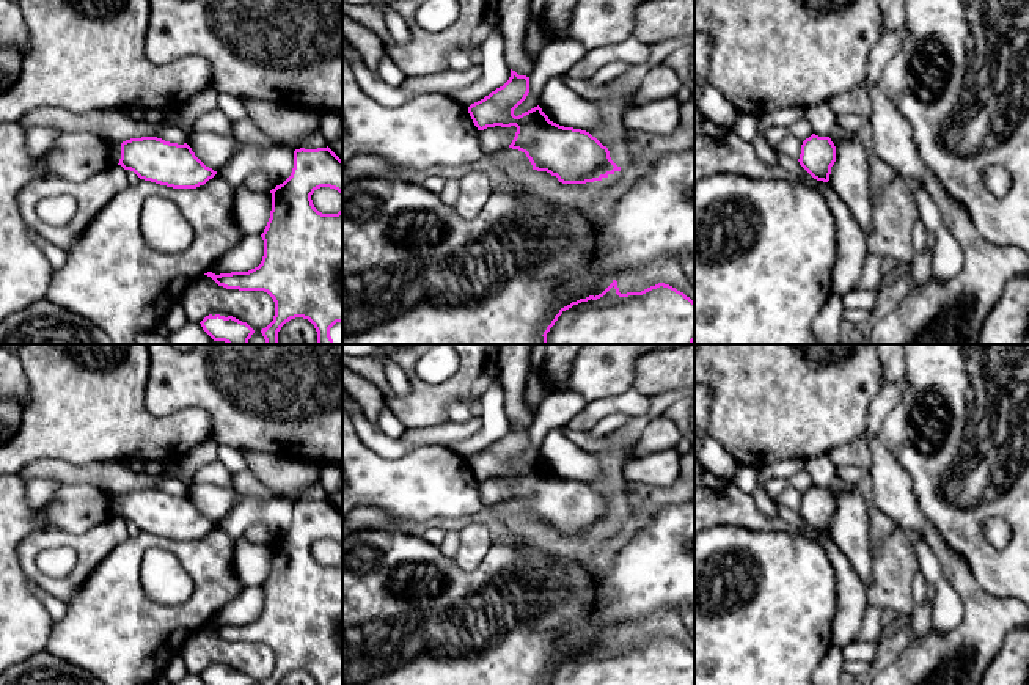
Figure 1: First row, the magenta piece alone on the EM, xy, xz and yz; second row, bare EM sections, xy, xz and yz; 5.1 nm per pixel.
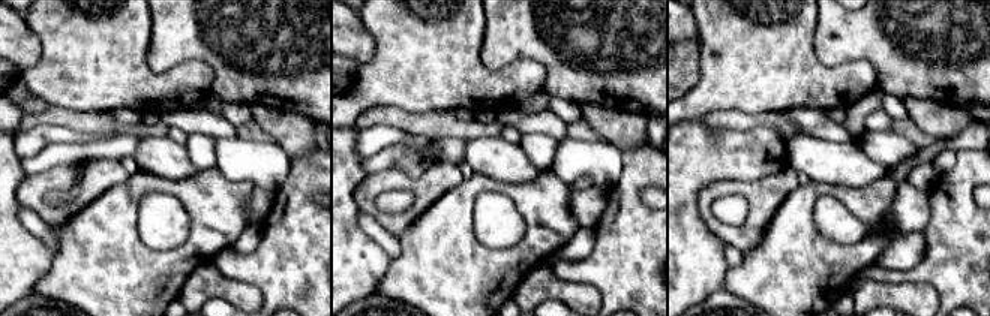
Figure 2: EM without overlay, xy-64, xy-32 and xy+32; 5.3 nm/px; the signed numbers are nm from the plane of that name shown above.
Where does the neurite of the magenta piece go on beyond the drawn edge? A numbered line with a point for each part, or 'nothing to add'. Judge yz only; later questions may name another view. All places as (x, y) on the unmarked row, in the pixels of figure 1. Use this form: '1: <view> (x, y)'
nothing to add

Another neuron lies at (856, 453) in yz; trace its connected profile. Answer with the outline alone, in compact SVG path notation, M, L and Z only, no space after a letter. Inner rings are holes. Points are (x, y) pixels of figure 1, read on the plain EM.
M856 438L840 445L828 452L828 457L836 467L859 467L869 470L872 465L872 451L869 438Z

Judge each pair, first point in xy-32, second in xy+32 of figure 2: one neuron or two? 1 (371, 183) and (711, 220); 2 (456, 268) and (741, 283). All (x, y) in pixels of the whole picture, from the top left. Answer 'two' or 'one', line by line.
1: one
2: one

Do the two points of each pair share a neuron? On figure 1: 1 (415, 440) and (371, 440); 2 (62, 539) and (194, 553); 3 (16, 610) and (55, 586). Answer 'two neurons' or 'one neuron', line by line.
1: one neuron
2: two neurons
3: two neurons

